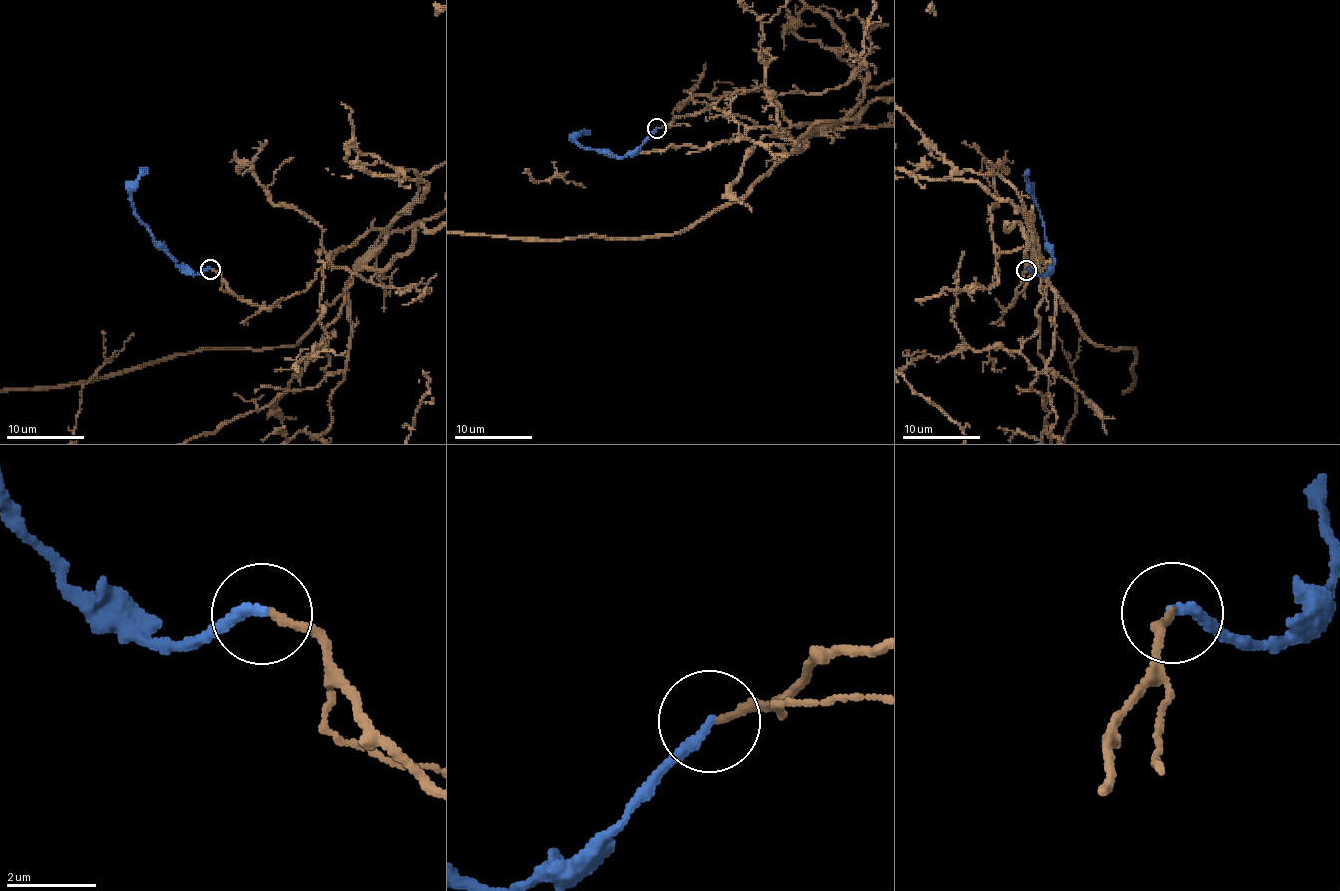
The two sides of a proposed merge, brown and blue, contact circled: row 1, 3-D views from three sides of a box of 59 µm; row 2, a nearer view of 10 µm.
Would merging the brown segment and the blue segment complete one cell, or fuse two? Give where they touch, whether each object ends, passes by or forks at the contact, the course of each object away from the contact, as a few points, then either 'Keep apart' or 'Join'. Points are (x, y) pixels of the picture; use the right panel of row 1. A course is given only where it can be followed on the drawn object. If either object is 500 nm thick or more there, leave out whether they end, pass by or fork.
Place: (1026, 270). At the ring brown ends. At the ring blue ends. Course of brown: (1026, 270), (1009, 308), (1032, 231), (1095, 344), (1133, 349), (1127, 390), (1082, 324). Course of blue: (1025, 270), (1042, 276), (1053, 266), (1053, 251), (1045, 237), (1044, 222), (1027, 177), (1029, 169). Keep apart

